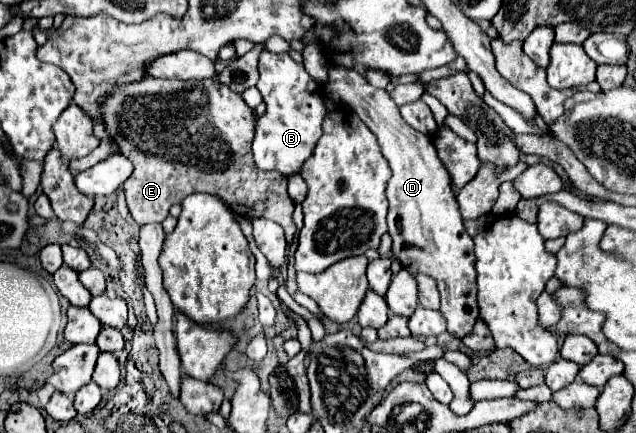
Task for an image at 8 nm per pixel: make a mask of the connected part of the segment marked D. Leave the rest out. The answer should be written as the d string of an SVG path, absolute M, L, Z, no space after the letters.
M330 64L324 92L336 104L350 108L378 138L378 144L392 170L392 178L388 180L386 188L386 198L390 202L388 234L394 240L392 252L412 274L426 274L438 282L442 298L440 312L448 322L448 332L460 340L472 332L472 326L478 318L474 242L464 228L456 192L450 186L450 176L444 164L434 152L432 138L408 126L390 94L374 88L356 70Z

